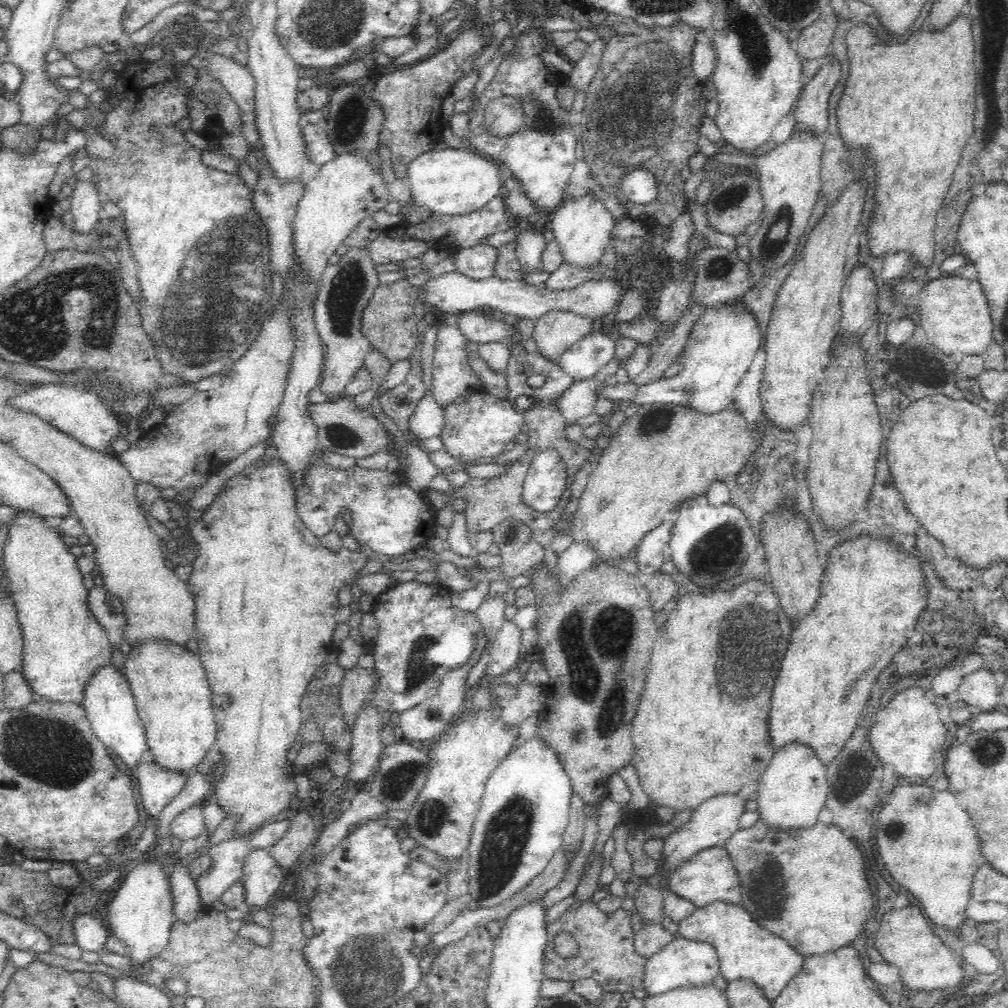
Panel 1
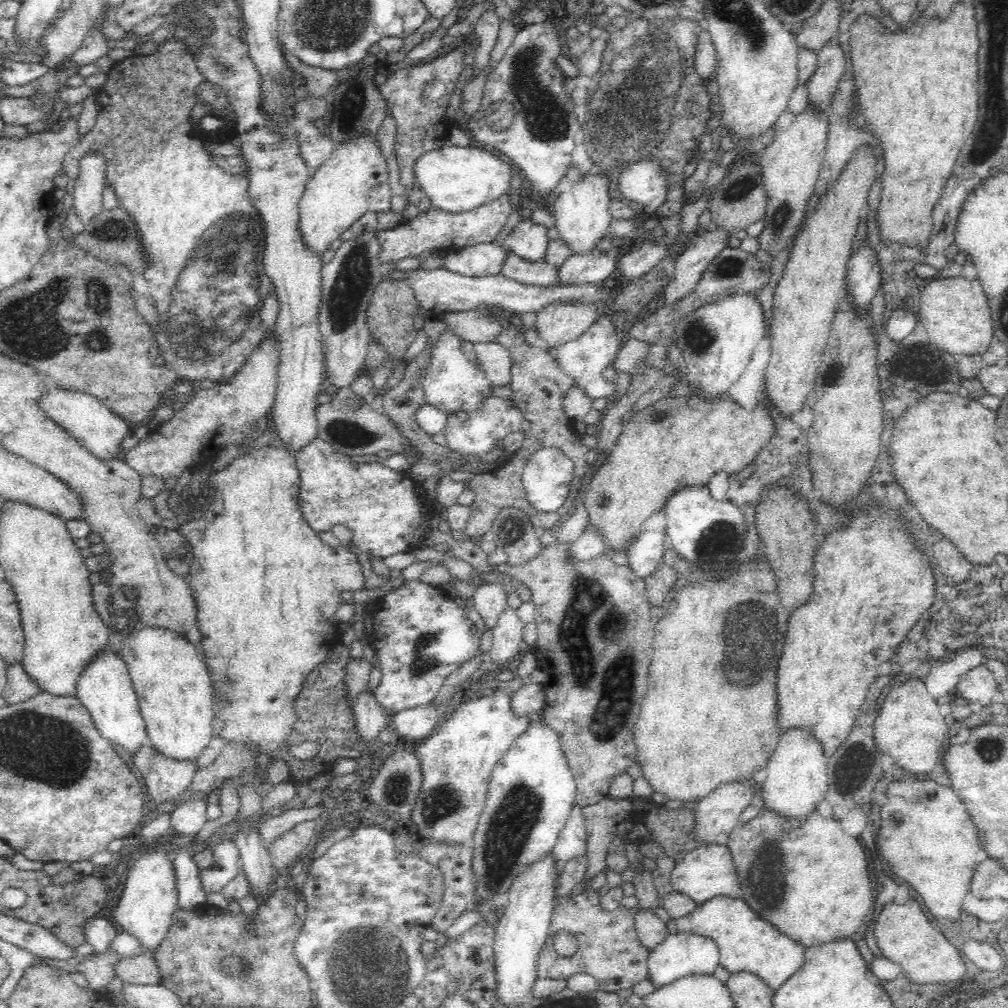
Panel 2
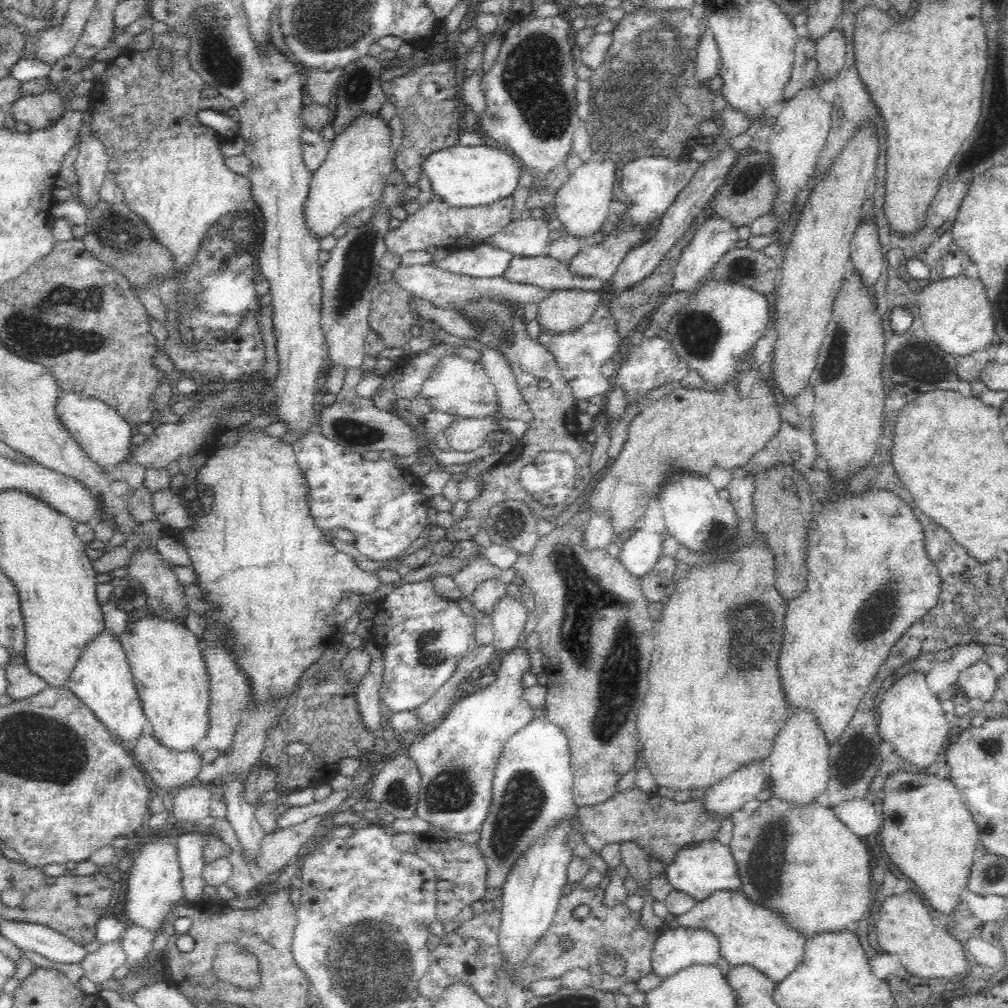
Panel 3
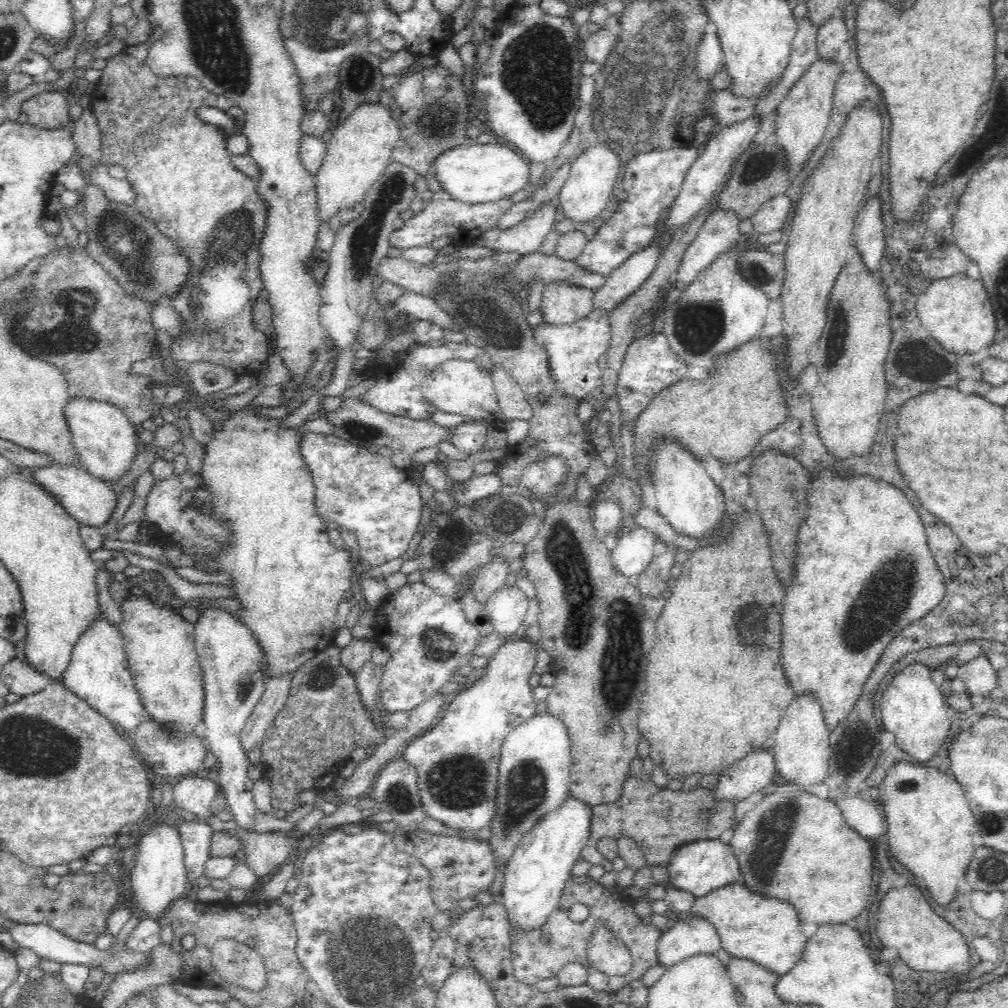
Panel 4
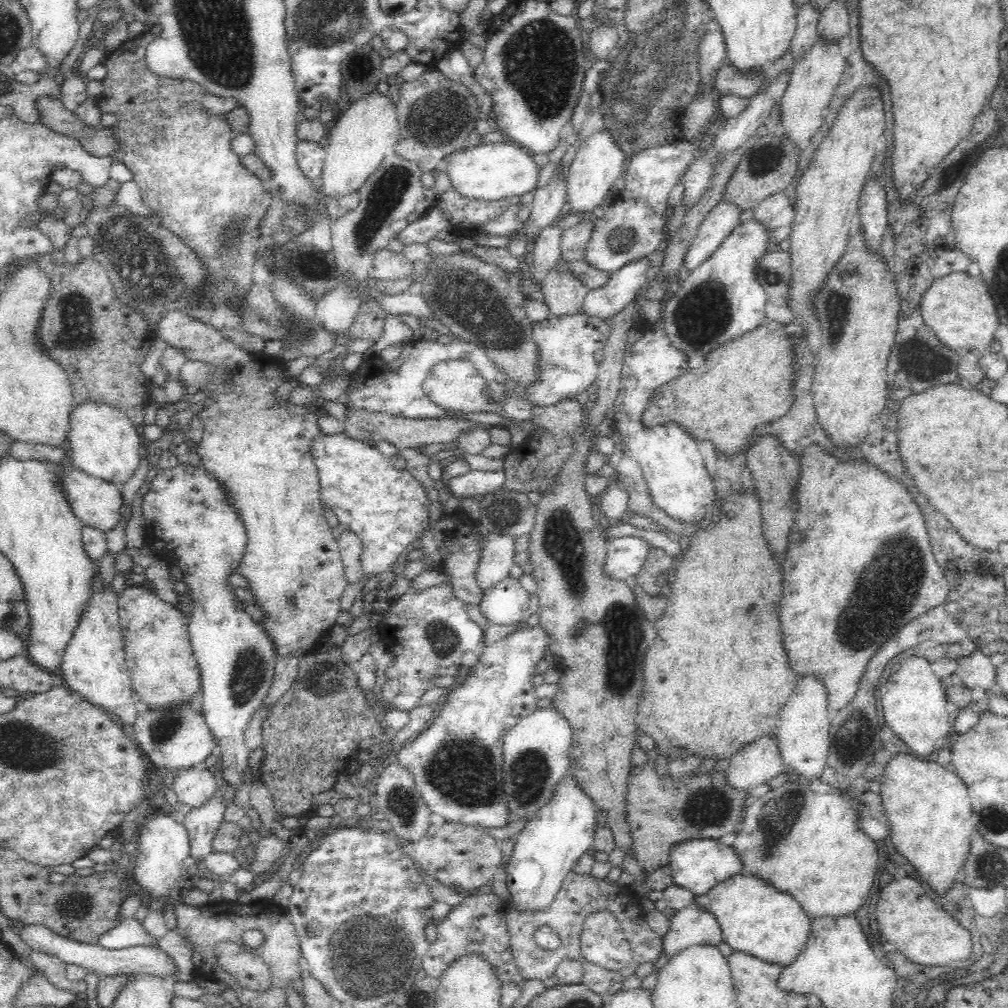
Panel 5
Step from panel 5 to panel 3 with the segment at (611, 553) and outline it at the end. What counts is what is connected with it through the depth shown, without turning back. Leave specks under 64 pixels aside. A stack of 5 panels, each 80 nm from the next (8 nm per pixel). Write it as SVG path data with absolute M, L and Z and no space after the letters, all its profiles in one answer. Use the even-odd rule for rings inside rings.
M660 518L656 522L643 522L642 519L637 528L634 528L634 530L627 534L626 542L620 546L620 554L618 554L617 559L618 563L626 569L628 575L640 578L654 568L656 559L662 554L661 538L660 534L658 534L660 524L662 524Z

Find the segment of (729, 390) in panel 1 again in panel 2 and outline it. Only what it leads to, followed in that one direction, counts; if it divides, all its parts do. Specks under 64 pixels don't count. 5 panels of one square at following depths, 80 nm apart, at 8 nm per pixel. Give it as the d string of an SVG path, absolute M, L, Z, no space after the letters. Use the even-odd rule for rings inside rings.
M736 289L722 293L711 301L682 315L674 325L672 338L682 350L688 373L675 382L669 395L698 393L704 397L720 397L745 372L754 347L766 334L764 310L756 293ZM601 308L593 323L575 339L564 341L554 345L549 350L558 361L563 372L572 378L574 388L579 388L587 398L607 398L615 399L617 396L615 382L609 382L603 378L604 369L615 360L620 349L618 342L618 332L614 323L614 313L610 308Z

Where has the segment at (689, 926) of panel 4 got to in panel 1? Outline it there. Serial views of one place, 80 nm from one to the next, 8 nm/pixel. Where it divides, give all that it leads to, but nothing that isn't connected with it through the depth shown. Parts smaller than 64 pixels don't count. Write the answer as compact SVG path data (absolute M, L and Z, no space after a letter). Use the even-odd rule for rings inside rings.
M680 934L651 954L645 964L643 987L647 995L655 995L688 983L703 985L712 983L719 974L718 953L714 944L703 940L690 940Z

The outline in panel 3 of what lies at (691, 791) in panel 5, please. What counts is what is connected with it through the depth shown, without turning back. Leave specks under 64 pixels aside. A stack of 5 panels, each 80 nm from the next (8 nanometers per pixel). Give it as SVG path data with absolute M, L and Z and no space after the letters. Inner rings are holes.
M634 783L627 789L618 791L612 798L601 804L586 805L578 809L578 815L582 819L582 836L590 849L600 855L600 849L607 842L634 841L639 844L643 851L652 860L659 860L665 865L674 858L675 852L686 848L686 845L716 838L716 834L722 830L722 823L726 816L706 809L706 797L689 798L687 800L674 800L673 798L662 798L658 792L644 792L640 786Z

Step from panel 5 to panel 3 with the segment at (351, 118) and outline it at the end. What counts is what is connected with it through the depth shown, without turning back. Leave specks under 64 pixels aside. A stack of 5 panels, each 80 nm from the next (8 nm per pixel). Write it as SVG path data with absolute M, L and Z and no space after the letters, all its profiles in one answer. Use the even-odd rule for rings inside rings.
M379 111L358 114L340 134L335 134L326 159L313 173L310 196L306 202L308 225L319 238L332 234L334 228L345 228L344 219L354 214L359 208L371 208L374 203L377 203L378 196L381 195L381 188L393 168L390 154L392 154L392 128L388 126L388 122L384 120L384 116Z

